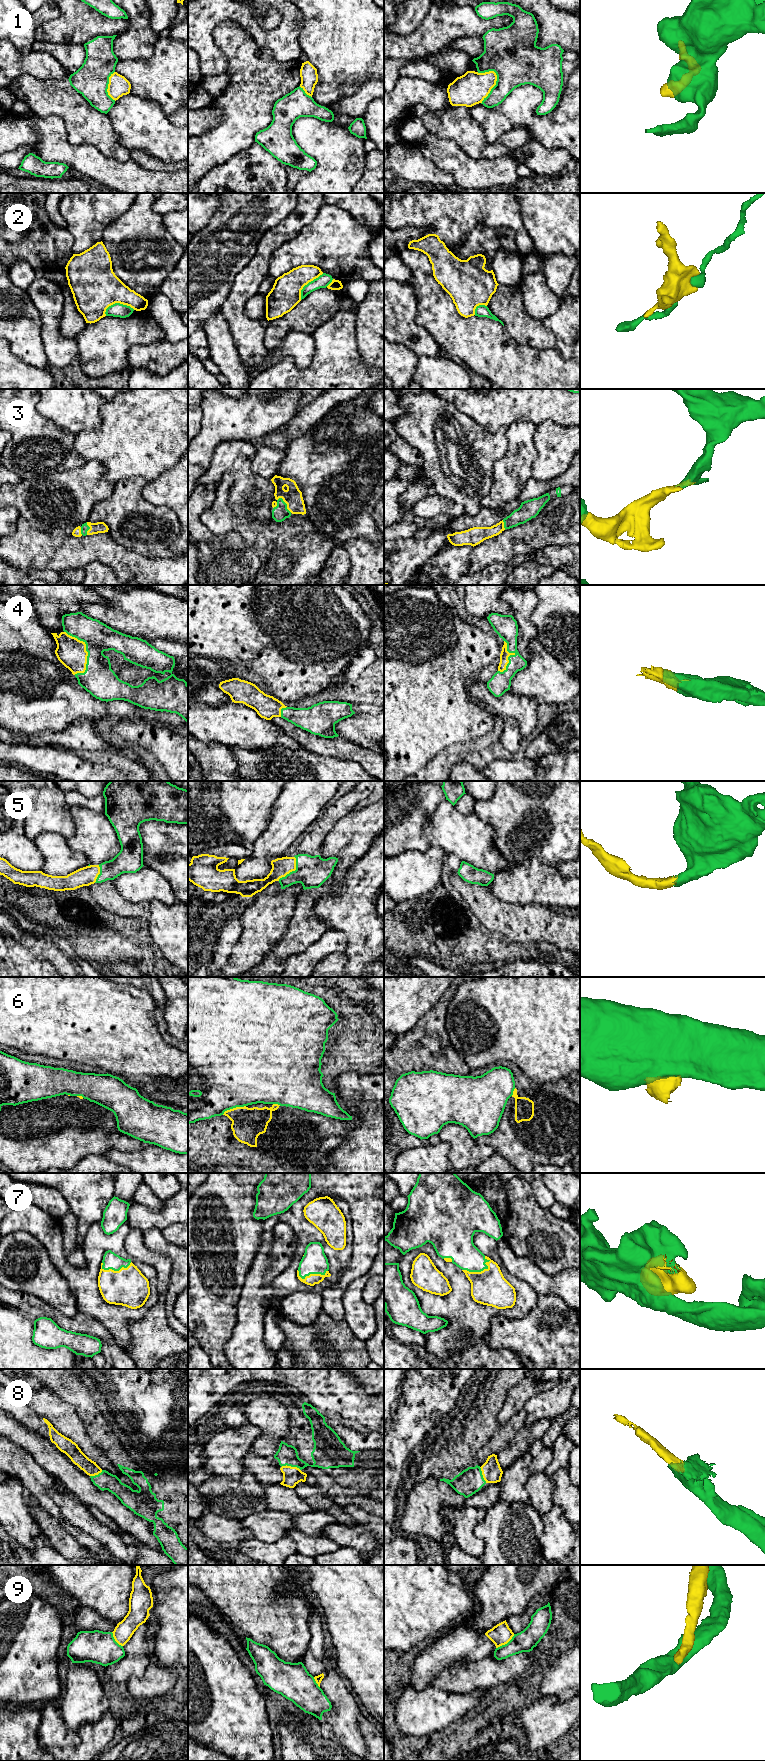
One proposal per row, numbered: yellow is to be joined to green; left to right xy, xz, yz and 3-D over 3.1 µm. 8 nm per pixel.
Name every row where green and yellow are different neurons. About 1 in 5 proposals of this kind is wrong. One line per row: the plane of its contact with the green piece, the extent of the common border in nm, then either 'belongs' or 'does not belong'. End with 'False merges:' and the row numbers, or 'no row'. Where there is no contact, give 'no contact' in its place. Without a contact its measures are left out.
1: meets green in yz; contact 280 nm long; does not belong
2: meets green in xy; contact 260 nm long; does not belong
3: meets green in xz; contact 160 nm long; belongs
4: meets green in xy; contact 380 nm long; belongs
5: meets green in xz; contact 240 nm long; belongs
6: meets green in xz; contact 200 nm long; does not belong
7: meets green in yz; contact 240 nm long; belongs
8: meets green in xz; contact 160 nm long; belongs
9: meets green in yz; contact 190 nm long; does not belong
False merges: 1, 2, 6, 9

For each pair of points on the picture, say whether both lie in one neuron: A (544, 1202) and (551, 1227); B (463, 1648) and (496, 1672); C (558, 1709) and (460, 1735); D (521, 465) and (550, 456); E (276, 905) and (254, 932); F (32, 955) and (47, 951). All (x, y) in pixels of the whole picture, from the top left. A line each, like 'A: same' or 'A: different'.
A: different
B: different
C: different
D: different
E: same
F: same

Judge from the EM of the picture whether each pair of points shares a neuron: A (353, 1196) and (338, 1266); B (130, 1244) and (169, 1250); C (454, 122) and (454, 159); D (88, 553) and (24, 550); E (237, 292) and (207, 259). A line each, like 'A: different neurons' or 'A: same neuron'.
A: different neurons
B: different neurons
C: different neurons
D: same neuron
E: different neurons

